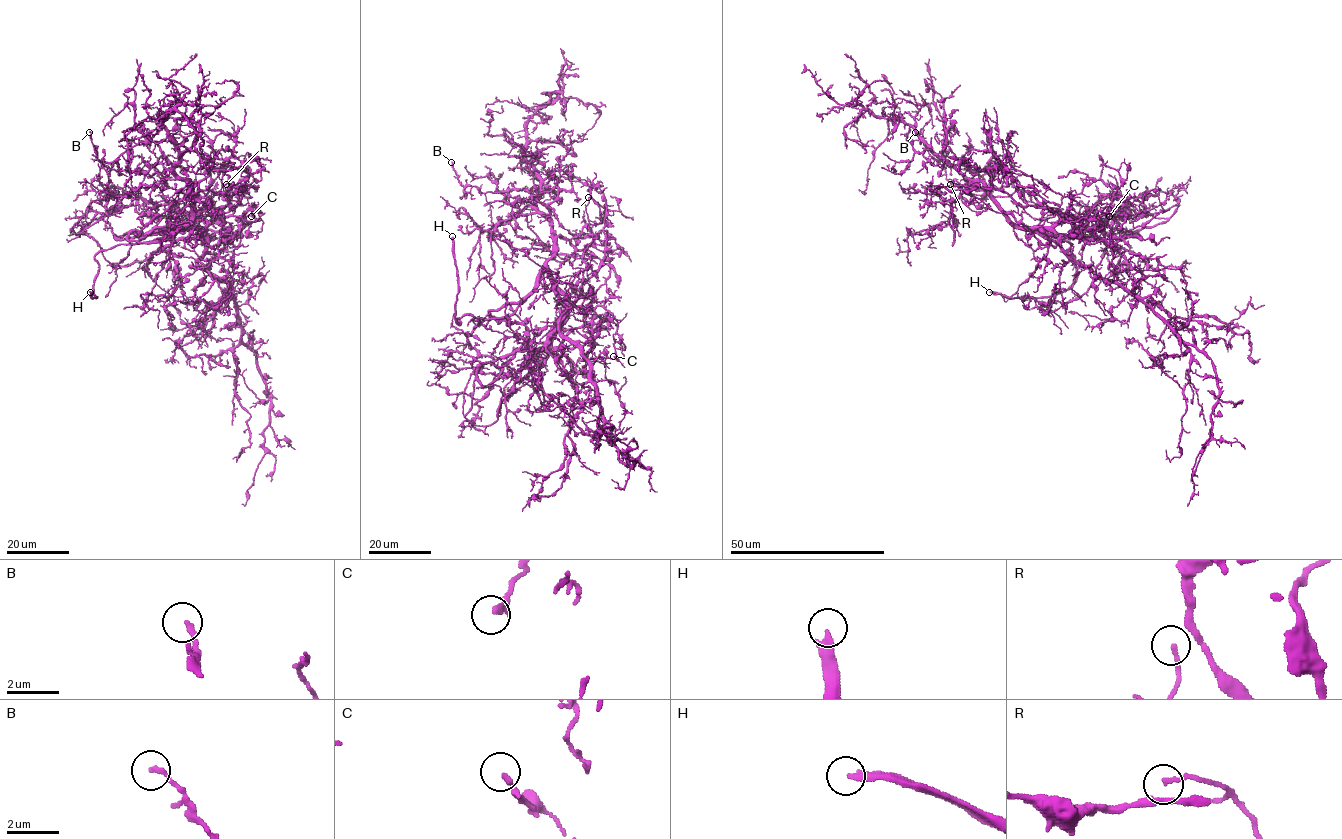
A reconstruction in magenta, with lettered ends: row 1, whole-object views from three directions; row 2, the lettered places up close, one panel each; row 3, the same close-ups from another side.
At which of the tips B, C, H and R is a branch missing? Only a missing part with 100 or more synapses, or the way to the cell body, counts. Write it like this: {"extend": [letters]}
{"extend": ["H"]}

